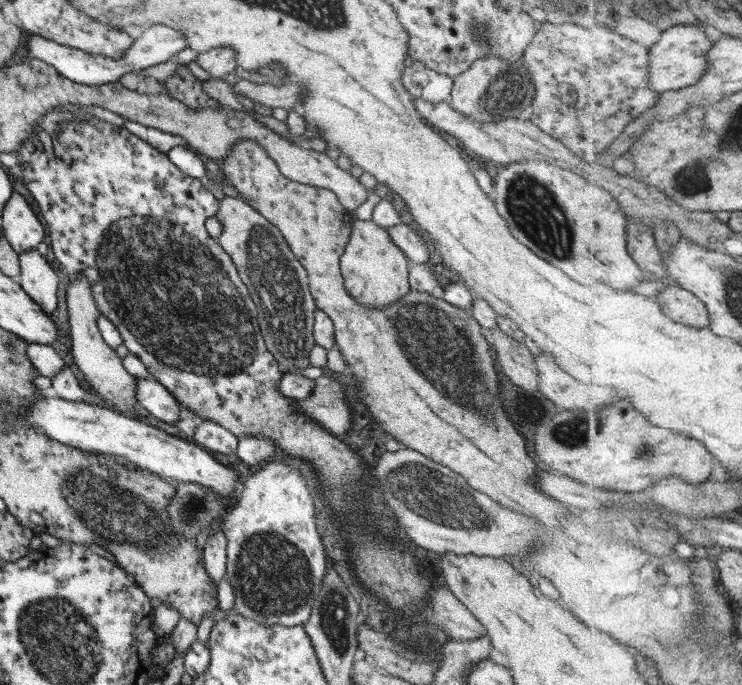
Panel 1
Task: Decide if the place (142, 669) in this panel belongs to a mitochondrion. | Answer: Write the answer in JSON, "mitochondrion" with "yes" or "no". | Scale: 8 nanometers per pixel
{"mitochondrion":"no"}

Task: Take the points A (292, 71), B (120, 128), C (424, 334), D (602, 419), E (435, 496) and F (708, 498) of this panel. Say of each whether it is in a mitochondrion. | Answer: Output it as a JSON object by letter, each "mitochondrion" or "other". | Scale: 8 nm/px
{"A":"other","B":"other","C":"mitochondrion","D":"mitochondrion","E":"mitochondrion","F":"mitochondrion"}

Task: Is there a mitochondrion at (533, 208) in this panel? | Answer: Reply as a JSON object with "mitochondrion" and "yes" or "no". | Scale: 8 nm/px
{"mitochondrion":"yes"}

